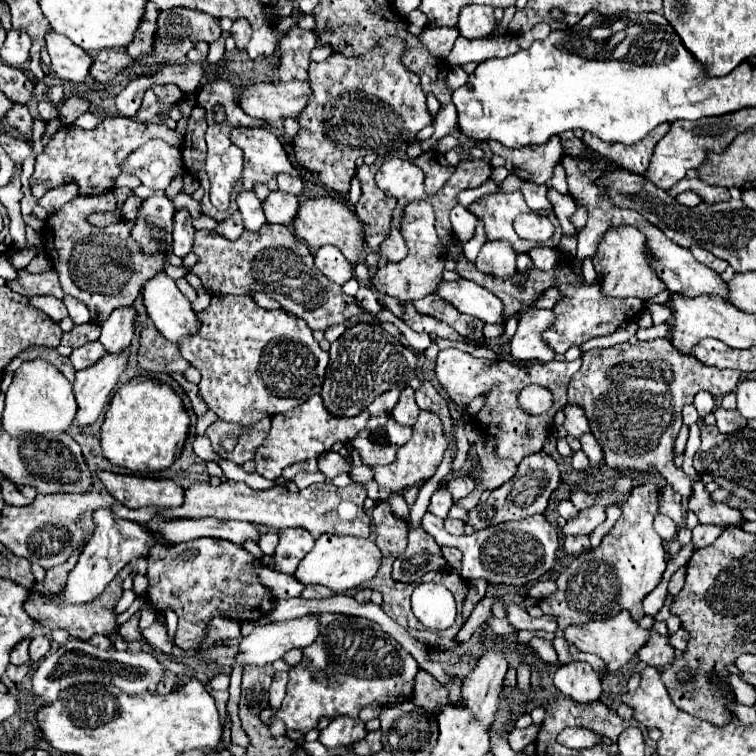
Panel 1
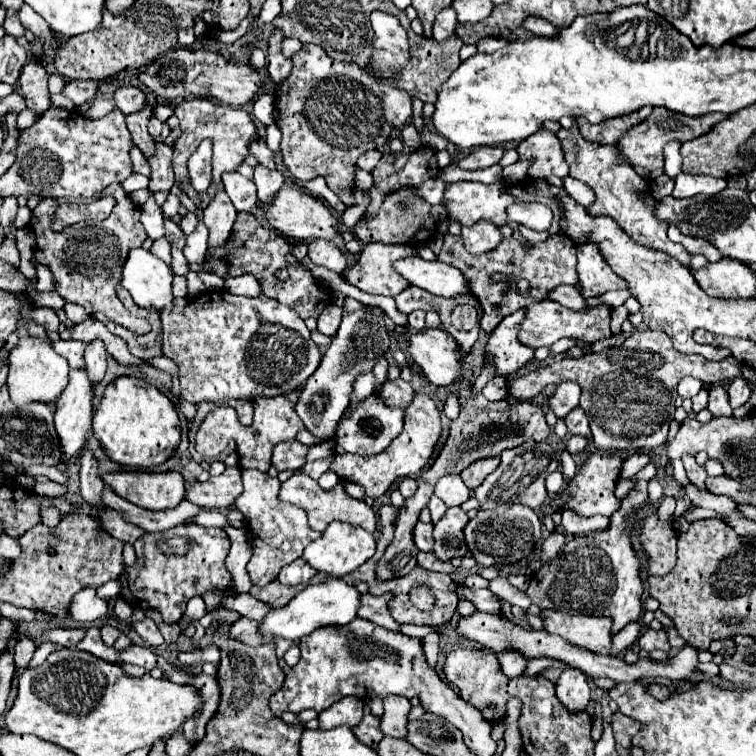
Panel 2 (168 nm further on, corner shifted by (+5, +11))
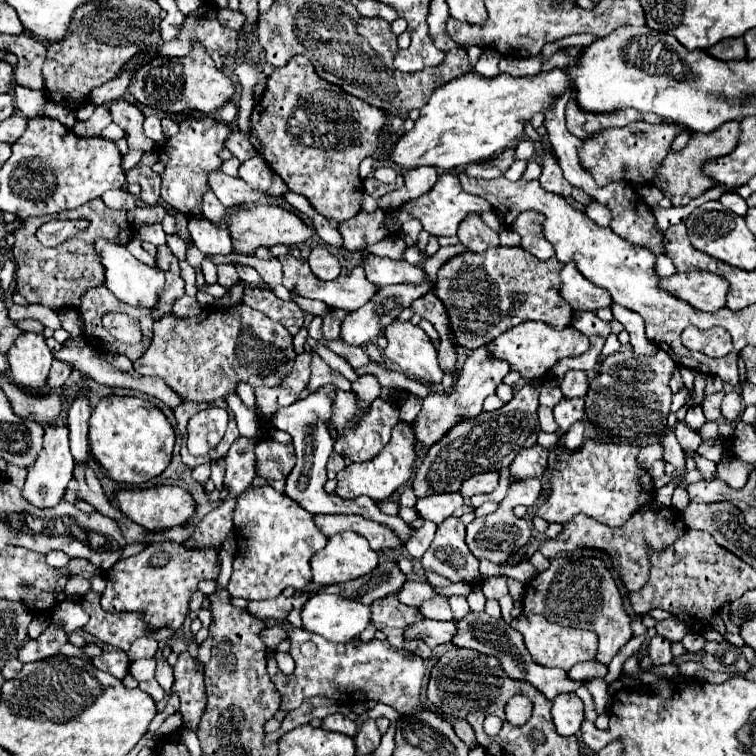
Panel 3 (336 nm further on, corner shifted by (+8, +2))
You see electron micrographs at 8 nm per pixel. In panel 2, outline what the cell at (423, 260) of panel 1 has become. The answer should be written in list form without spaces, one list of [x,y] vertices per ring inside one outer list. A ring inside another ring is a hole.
[[[367,243],[357,263],[347,273],[341,273],[341,277],[365,293],[395,297],[407,287],[407,281],[393,271],[393,261],[411,255],[417,255],[417,251],[409,245]]]

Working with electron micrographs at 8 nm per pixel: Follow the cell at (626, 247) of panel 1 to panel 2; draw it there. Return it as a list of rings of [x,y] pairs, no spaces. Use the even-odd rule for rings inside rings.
[[[595,243],[577,245],[577,275],[581,285],[581,295],[585,299],[599,297],[613,289],[625,289],[625,281],[615,277],[603,257],[599,257],[599,249]]]

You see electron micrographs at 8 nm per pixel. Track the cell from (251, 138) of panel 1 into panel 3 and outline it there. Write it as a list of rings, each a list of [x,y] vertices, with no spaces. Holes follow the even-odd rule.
[[[186,118],[180,122],[180,132],[160,146],[160,162],[164,162],[166,172],[162,174],[162,200],[184,212],[186,216],[202,216],[202,196],[210,188],[208,174],[222,168],[222,158],[218,156],[224,150],[224,142],[232,134],[232,128],[214,118]]]

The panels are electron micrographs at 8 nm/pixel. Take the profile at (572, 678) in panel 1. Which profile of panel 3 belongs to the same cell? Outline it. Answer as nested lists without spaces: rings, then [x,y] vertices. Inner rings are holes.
[[[558,694],[552,700],[552,718],[558,734],[562,736],[572,736],[578,734],[580,724],[584,720],[584,704],[582,700],[574,694]]]

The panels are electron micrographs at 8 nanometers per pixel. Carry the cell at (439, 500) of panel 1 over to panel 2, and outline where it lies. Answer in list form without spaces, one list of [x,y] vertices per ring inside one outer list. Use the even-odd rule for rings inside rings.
[[[435,495],[431,497],[431,501],[429,501],[427,507],[429,507],[429,511],[431,511],[431,523],[433,523],[433,525],[435,525],[435,523],[443,517],[443,513],[447,511],[447,507],[445,507],[445,505],[439,501],[439,497],[435,497]]]

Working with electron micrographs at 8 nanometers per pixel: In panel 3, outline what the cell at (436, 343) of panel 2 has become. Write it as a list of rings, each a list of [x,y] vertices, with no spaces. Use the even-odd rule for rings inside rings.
[[[392,322],[386,328],[386,338],[386,358],[398,364],[406,376],[424,384],[442,382],[444,372],[438,364],[436,348],[420,326],[412,326],[410,322]]]

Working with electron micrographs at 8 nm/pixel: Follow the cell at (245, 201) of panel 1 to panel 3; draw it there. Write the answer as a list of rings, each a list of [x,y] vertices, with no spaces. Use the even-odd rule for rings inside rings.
[[[222,170],[210,174],[210,188],[226,208],[238,208],[260,200],[260,192],[256,188],[248,186],[240,178],[232,178],[224,174]]]

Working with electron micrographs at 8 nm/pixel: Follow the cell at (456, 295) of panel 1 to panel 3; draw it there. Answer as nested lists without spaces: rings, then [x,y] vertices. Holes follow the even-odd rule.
[[[370,256],[364,264],[368,280],[376,286],[392,286],[392,284],[414,284],[428,282],[428,276],[420,266],[412,266],[406,260],[390,260],[380,256]]]

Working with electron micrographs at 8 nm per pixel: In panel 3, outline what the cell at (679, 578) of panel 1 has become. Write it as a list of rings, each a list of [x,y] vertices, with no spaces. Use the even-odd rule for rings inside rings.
[[[654,506],[652,510],[634,514],[620,528],[608,528],[608,526],[580,514],[574,520],[564,524],[564,530],[562,530],[562,534],[558,538],[542,542],[538,550],[546,558],[554,558],[558,552],[564,552],[564,550],[574,550],[574,546],[606,550],[610,554],[610,558],[614,562],[614,570],[620,574],[624,586],[630,592],[634,592],[634,590],[640,590],[650,578],[650,556],[658,554],[664,548],[668,548],[678,538],[676,532],[670,530],[670,528],[686,528],[686,526],[682,522],[682,516],[674,508],[662,508],[662,506]]]

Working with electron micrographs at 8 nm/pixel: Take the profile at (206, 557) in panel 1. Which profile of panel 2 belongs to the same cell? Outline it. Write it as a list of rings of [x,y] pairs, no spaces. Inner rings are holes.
[[[195,523],[189,525],[177,525],[167,531],[157,531],[157,533],[145,533],[141,539],[135,541],[135,553],[137,561],[129,569],[125,569],[119,575],[121,583],[121,597],[137,609],[157,609],[167,623],[177,623],[181,615],[185,613],[185,605],[191,597],[199,597],[209,589],[215,591],[231,591],[231,575],[225,569],[225,557],[229,553],[229,537],[225,535],[223,529],[217,527],[201,527]]]

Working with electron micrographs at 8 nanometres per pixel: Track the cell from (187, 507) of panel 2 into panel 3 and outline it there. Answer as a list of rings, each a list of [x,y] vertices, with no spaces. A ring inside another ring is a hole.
[[[76,466],[74,468],[74,478],[78,480],[80,484],[80,492],[78,496],[82,500],[86,500],[88,504],[92,504],[96,508],[96,512],[108,516],[108,518],[114,518],[114,520],[120,520],[124,518],[124,514],[112,506],[112,502],[104,496],[104,490],[100,486],[100,480],[94,476],[94,472],[90,468],[82,468],[82,466]]]

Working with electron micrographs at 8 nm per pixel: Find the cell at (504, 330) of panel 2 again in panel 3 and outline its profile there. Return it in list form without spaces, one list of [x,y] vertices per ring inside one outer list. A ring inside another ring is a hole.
[[[480,346],[476,350],[472,350],[472,354],[468,356],[468,360],[462,366],[460,372],[460,380],[458,384],[452,388],[450,394],[430,394],[424,398],[422,402],[422,410],[416,416],[414,422],[414,432],[416,432],[416,440],[424,446],[432,446],[436,444],[456,422],[464,420],[464,418],[474,418],[482,412],[482,402],[486,396],[494,394],[494,390],[498,388],[498,384],[502,384],[504,376],[510,372],[508,362],[498,360],[498,358],[488,358],[488,346]]]

